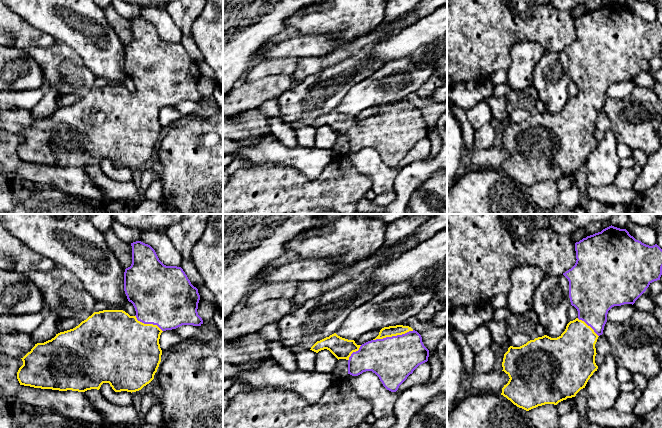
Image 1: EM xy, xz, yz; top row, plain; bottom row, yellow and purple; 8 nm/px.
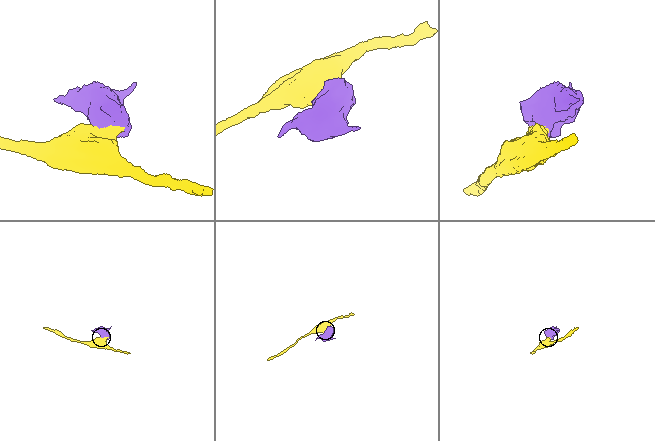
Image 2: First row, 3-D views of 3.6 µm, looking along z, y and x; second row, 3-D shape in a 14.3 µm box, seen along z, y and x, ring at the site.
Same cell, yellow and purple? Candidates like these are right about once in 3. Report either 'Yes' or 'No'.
Yes

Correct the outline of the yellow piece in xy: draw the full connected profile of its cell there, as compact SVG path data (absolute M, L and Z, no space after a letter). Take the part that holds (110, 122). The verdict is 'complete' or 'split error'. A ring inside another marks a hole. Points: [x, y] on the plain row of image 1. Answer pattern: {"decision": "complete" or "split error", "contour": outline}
{"decision": "split error", "contour": "M136 17L131 19L131 22L132 22L132 40L130 43L126 44L124 48L124 67L128 77L133 80L136 87L136 91L130 92L123 86L103 86L99 88L94 88L91 92L89 92L86 96L82 97L75 104L64 108L60 108L56 110L54 114L44 119L35 120L31 127L28 128L23 134L21 134L23 137L23 141L19 144L17 148L17 155L20 161L59 167L72 166L78 168L85 168L91 165L99 166L103 159L109 159L115 168L121 167L127 167L131 169L136 168L141 166L147 160L149 160L154 155L154 151L157 148L157 145L161 138L162 131L162 126L159 120L161 109L166 106L176 105L182 101L201 102L203 100L203 96L198 91L197 88L198 79L200 76L198 65L191 60L190 56L188 55L183 45L177 42L164 41L159 36L155 26L148 20L145 20L141 17Z"}

